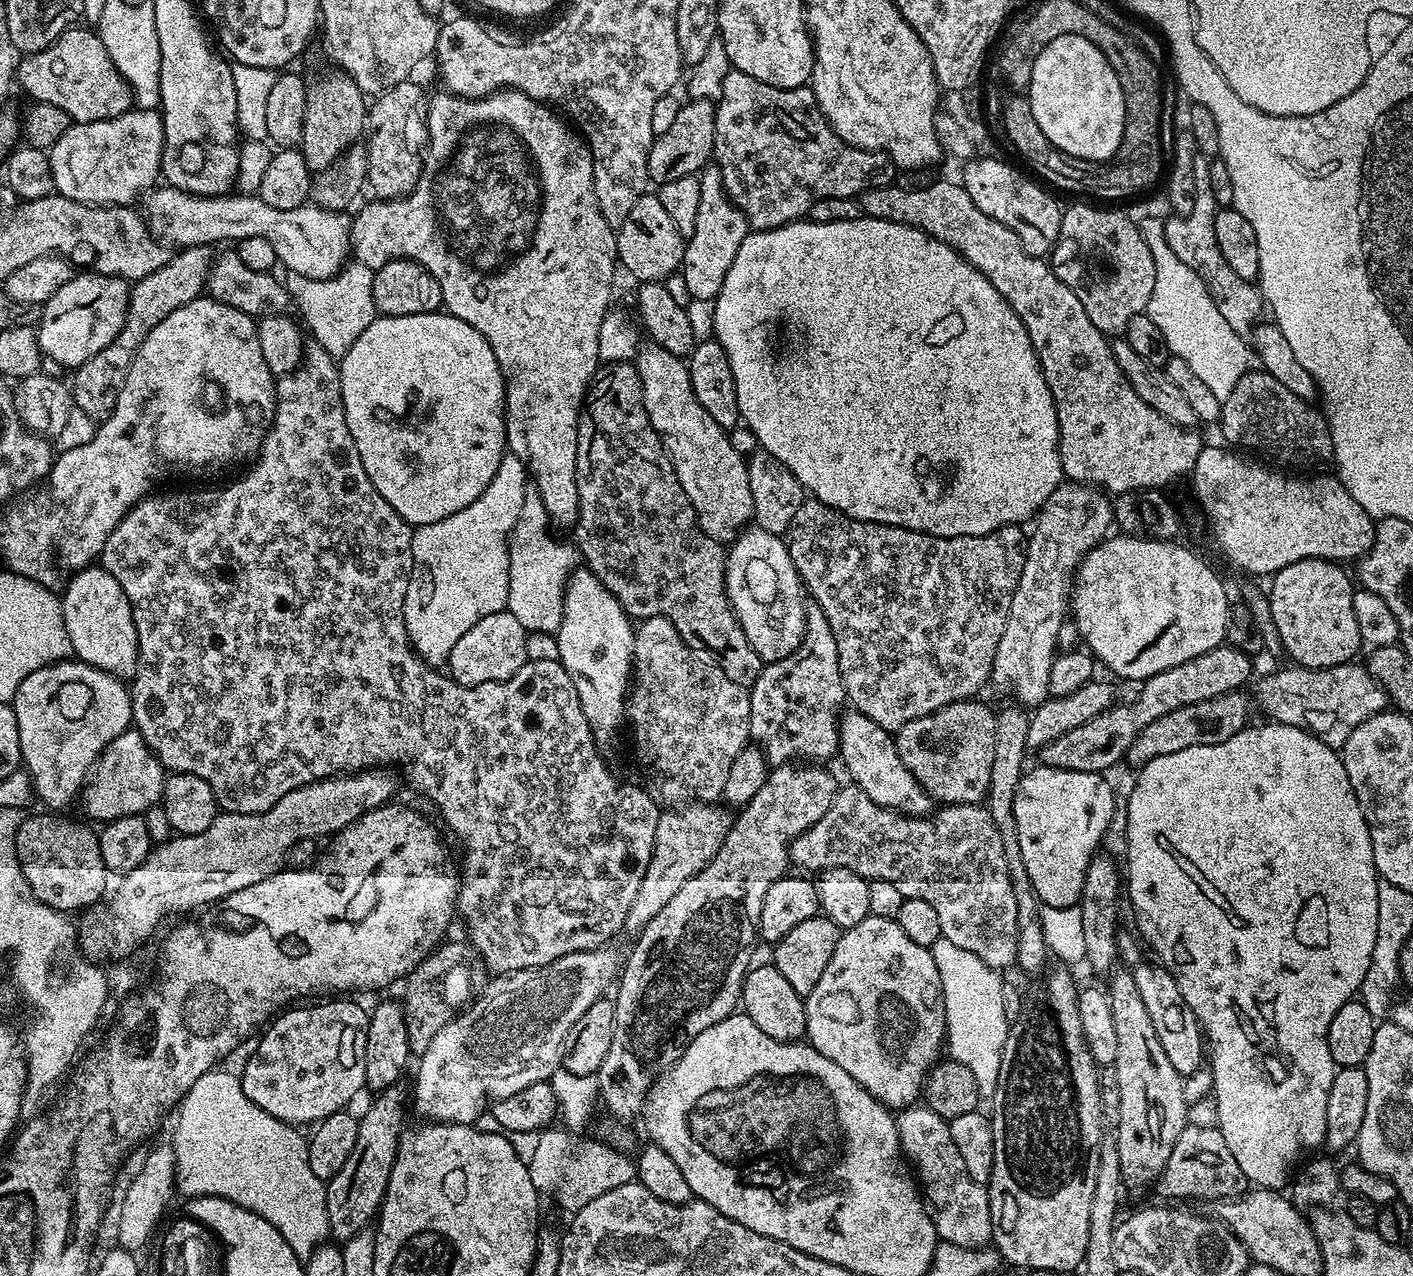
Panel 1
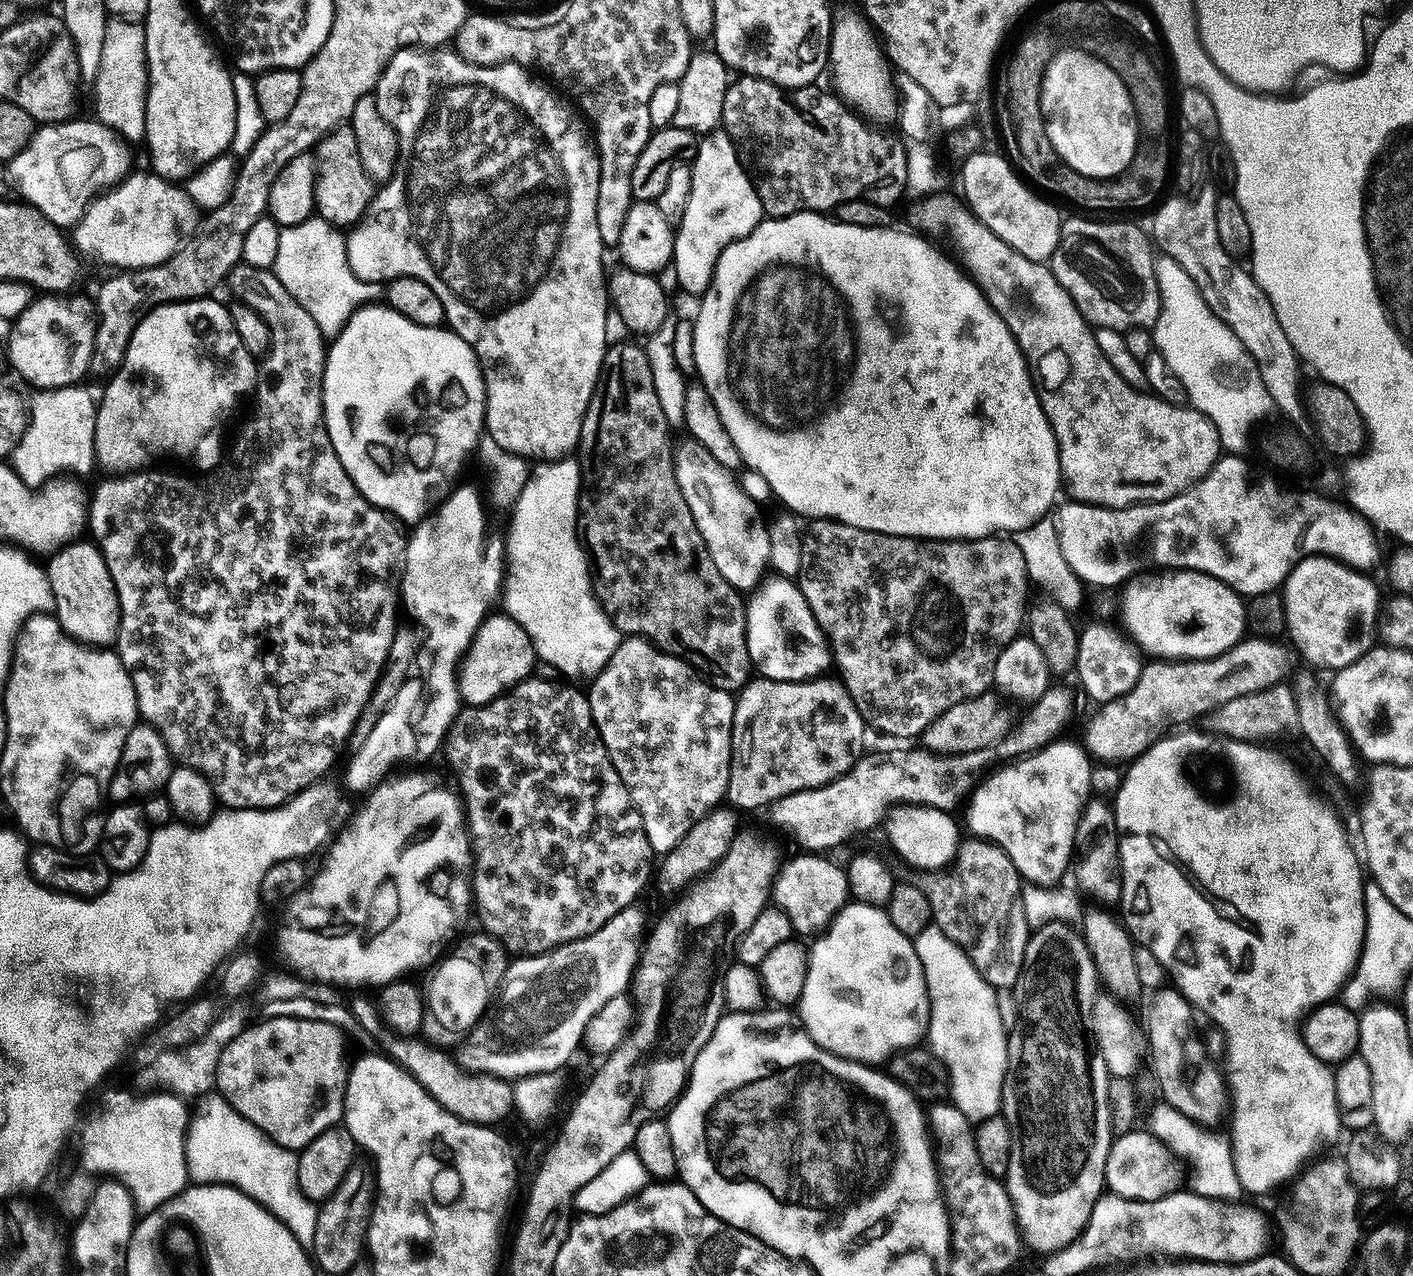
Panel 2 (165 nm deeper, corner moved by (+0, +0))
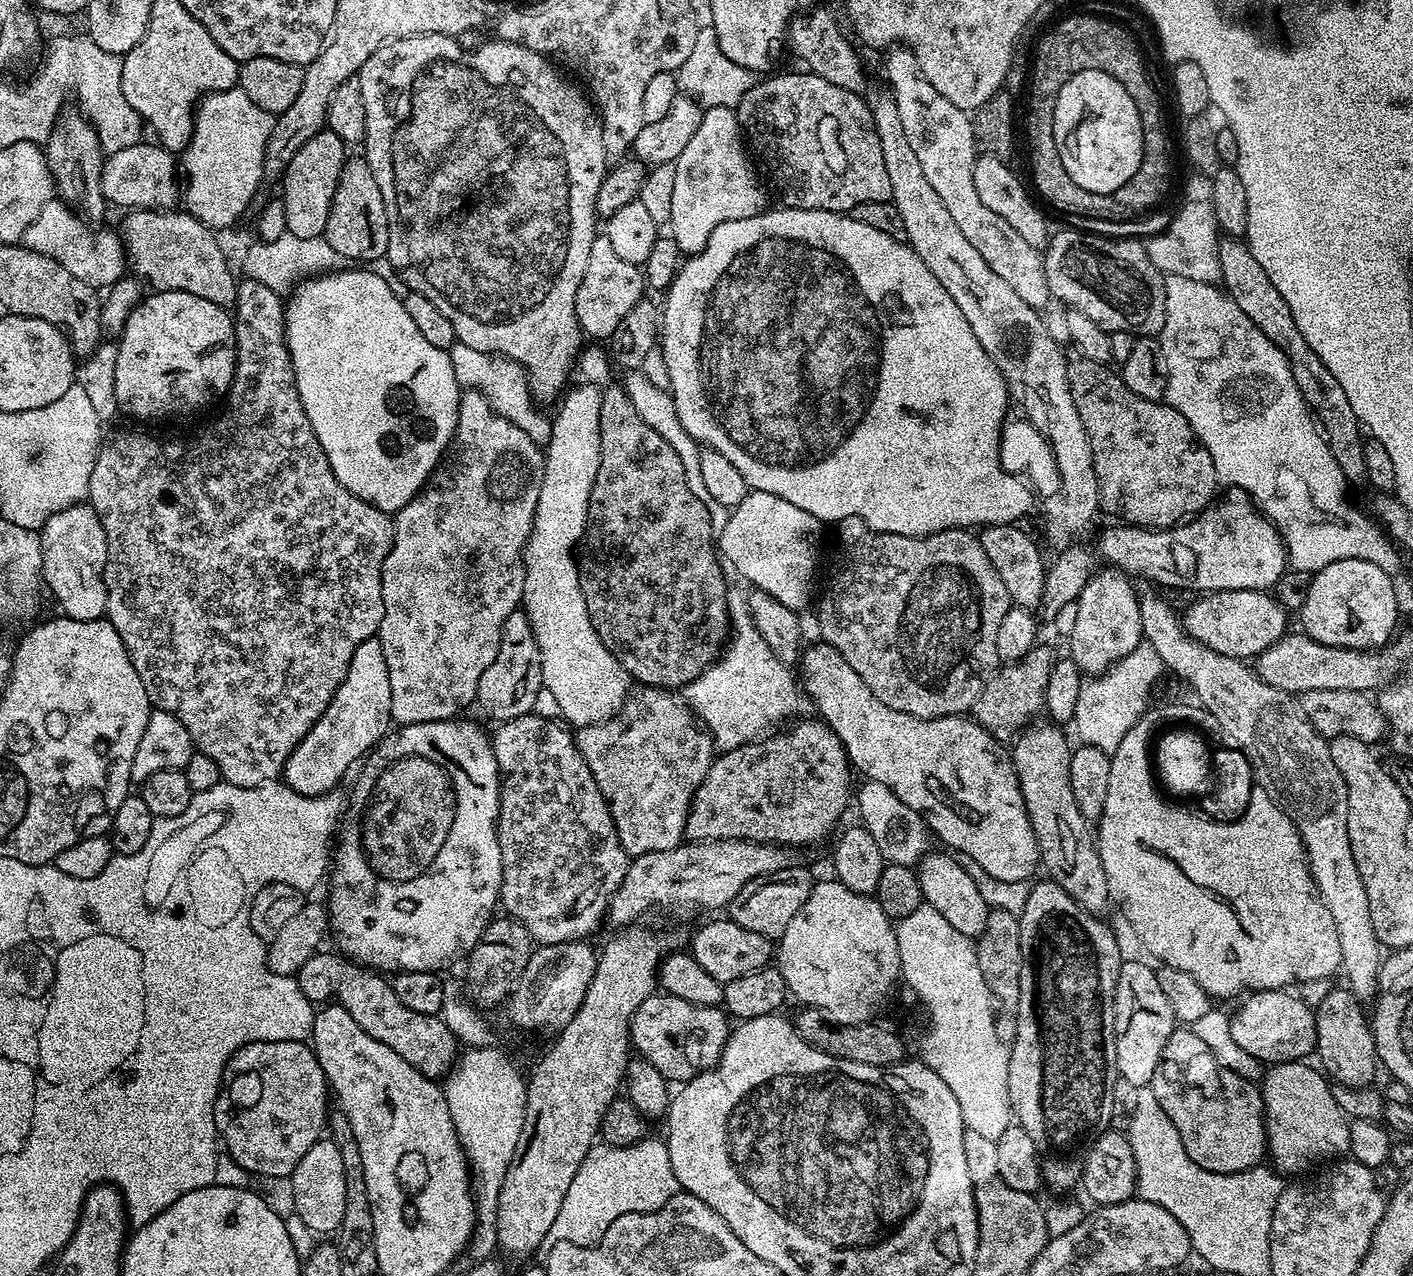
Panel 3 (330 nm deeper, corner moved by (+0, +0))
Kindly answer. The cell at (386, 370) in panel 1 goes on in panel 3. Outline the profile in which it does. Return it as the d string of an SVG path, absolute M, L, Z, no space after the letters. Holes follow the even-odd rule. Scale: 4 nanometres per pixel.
M337 270L331 274L321 274L315 278L309 278L296 285L291 293L292 301L289 299L286 304L284 314L284 322L288 334L288 353L292 356L292 365L294 366L294 374L296 375L296 385L298 386L298 394L302 398L302 406L306 410L306 418L310 418L310 426L314 426L314 434L318 434L318 442L322 446L322 450L326 454L326 458L330 462L330 466L334 470L334 474L338 478L338 482L342 482L342 486L346 486L346 490L350 490L358 498L362 498L367 504L373 504L376 508L389 514L395 514L408 505L413 500L416 493L420 491L428 482L428 477L436 470L436 465L440 463L442 457L449 451L452 436L456 432L456 423L458 422L458 410L460 409L460 398L462 389L460 383L454 378L454 366L450 362L447 351L438 346L430 346L430 342L426 342L426 338L422 338L422 334L418 334L418 326L414 326L414 322L410 322L410 314L406 314L404 302L401 297L392 289L391 286L382 279L381 276L376 276L370 270L364 272L348 272L349 270Z

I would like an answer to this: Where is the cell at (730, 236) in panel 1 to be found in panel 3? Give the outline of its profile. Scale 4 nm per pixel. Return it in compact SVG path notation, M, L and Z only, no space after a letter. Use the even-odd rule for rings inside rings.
M730 108L707 109L700 117L700 125L694 138L690 138L686 150L682 150L675 162L674 198L670 202L670 234L678 242L681 253L701 252L712 231L722 226L722 222L760 215L765 207L764 192L748 165L747 155L749 153L746 151L735 111Z

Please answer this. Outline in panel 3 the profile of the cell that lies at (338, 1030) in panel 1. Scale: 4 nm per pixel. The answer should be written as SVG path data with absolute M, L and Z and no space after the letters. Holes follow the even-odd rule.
M267 1040L266 1042L254 1042L242 1046L235 1052L228 1064L224 1068L224 1077L220 1080L220 1093L216 1095L216 1105L214 1106L214 1122L216 1123L216 1134L219 1143L226 1151L232 1155L232 1160L240 1168L245 1168L248 1172L253 1172L256 1176L284 1176L291 1177L292 1171L302 1162L302 1154L306 1154L304 1148L310 1150L316 1140L325 1135L324 1119L328 1116L328 1100L330 1104L330 1089L328 1080L324 1077L322 1066L318 1062L315 1052L305 1041L302 1040Z

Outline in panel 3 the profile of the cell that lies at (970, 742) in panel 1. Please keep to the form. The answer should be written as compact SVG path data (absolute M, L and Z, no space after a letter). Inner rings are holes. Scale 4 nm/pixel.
M1044 642L1037 643L1035 648L1024 655L1023 660L997 667L992 677L984 684L982 694L978 694L975 704L972 705L971 715L994 739L1001 742L1011 741L1039 717L1036 715L1044 708L1044 699L1048 696L1048 683L1055 672L1055 650Z

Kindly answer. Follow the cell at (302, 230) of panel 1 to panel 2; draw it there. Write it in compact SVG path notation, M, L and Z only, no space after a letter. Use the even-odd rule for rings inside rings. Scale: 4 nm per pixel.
M151 170L135 172L125 176L119 184L94 197L89 202L88 209L76 221L70 232L70 240L81 257L89 256L100 264L109 264L112 270L158 266L166 262L166 258L175 254L182 243L182 237L193 231L198 220L198 215L196 216L198 212L185 189L165 180L163 176L156 175Z

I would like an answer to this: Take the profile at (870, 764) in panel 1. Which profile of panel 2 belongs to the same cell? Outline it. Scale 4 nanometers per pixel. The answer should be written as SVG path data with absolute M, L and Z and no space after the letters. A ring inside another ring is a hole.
M897 804L888 809L882 829L888 835L892 848L912 868L920 868L921 873L939 872L947 869L956 859L962 833L956 829L956 820L951 811L942 808L925 808L922 804Z

